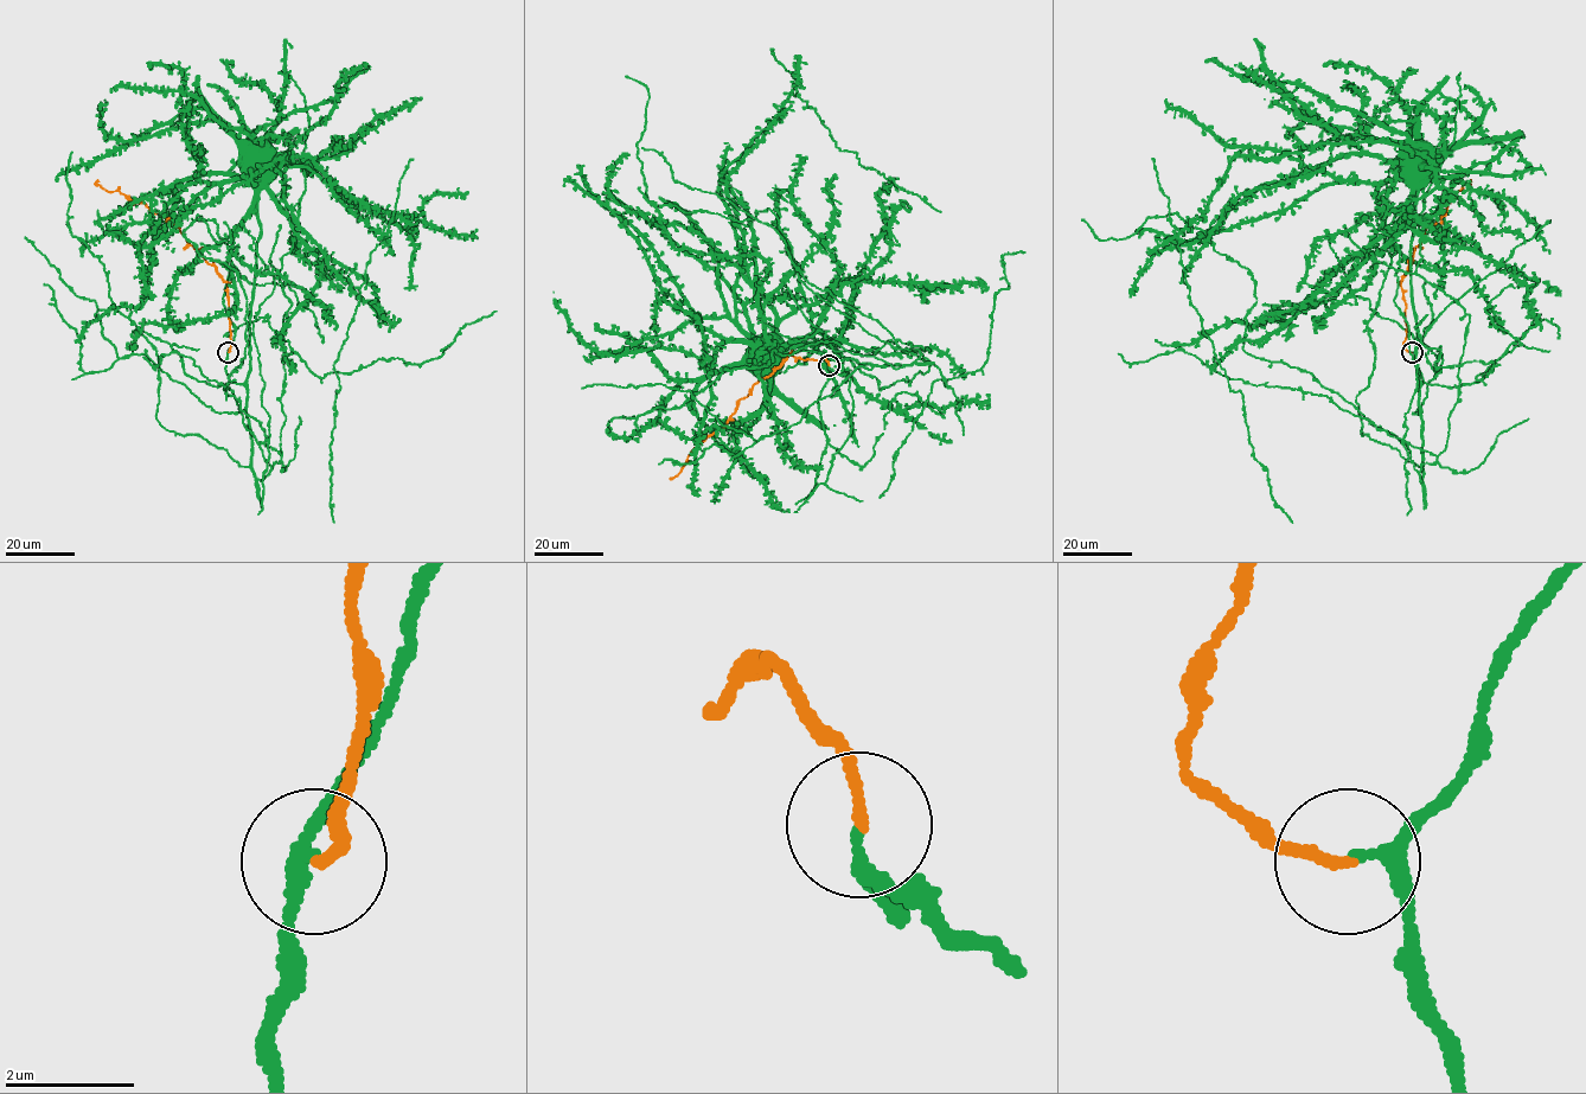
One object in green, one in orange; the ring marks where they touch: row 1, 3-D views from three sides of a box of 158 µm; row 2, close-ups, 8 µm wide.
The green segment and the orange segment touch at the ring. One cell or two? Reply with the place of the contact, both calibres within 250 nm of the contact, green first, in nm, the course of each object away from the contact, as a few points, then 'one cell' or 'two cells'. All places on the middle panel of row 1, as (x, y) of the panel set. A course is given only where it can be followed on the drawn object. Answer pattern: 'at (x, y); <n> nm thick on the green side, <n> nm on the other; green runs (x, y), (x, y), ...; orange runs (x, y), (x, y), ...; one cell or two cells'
at (829, 365); 200 nm thick on the green side, 170 nm on the other; green runs (829, 365), (850, 375), (859, 364), (812, 351), (776, 352), (768, 334); orange runs (829, 365), (824, 357), (814, 360), (791, 354), (740, 400), (728, 423), (689, 454), (680, 472), (672, 478); one cell

